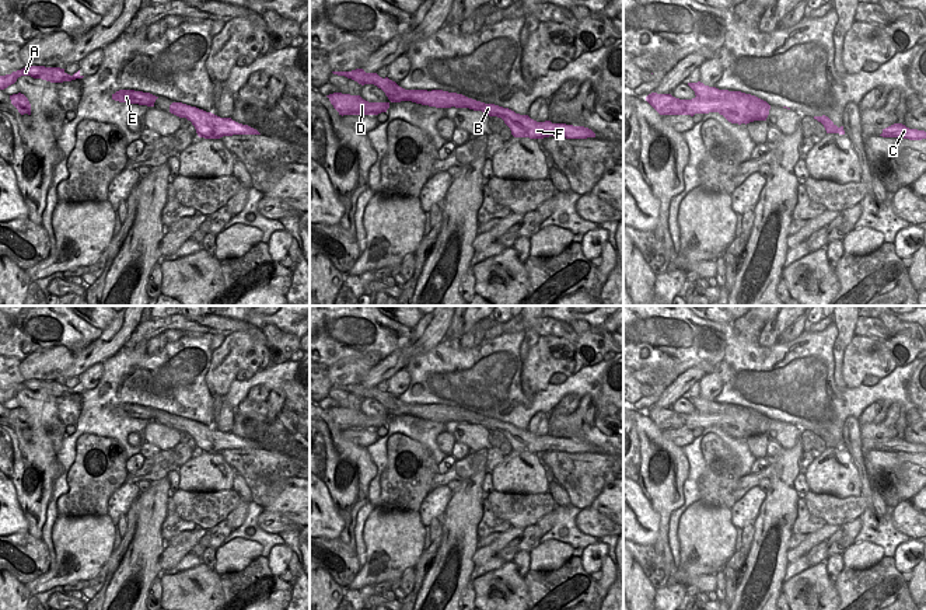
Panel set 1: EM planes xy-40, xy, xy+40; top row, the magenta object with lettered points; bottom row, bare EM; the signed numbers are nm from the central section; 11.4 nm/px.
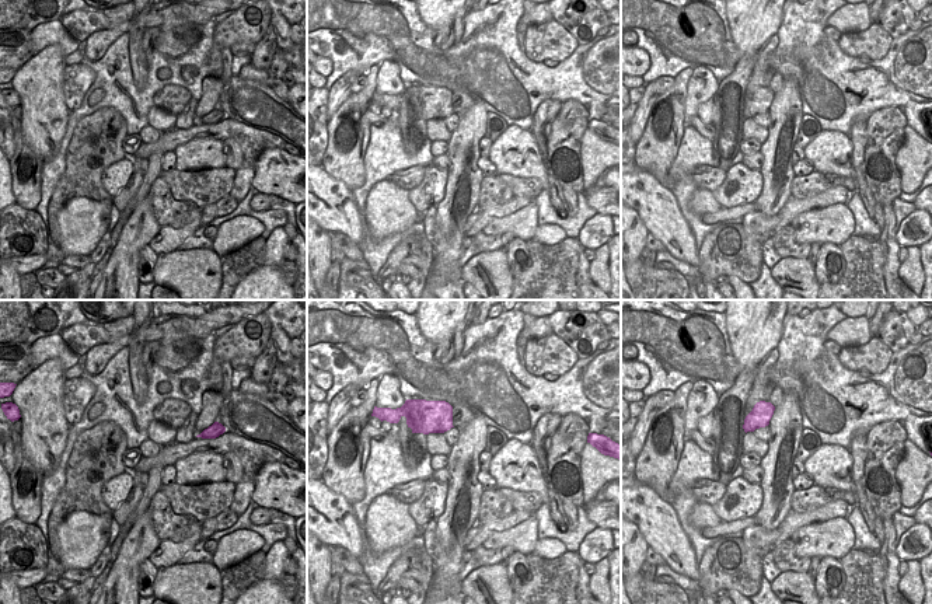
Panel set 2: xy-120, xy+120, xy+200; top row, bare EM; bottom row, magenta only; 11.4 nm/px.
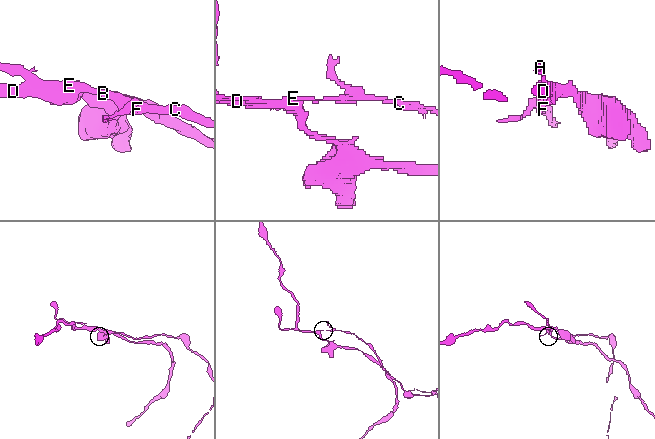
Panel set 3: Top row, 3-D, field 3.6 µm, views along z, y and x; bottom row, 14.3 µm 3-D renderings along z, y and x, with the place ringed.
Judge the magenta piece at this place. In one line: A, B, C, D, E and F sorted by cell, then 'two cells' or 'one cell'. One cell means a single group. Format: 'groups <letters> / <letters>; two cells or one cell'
groups A B C E F / D; two cells

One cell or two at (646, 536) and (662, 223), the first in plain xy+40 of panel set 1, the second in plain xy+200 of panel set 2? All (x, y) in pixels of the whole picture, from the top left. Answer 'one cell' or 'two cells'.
one cell

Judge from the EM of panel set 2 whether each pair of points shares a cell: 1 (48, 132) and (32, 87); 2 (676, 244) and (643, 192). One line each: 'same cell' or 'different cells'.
1: same cell
2: same cell

